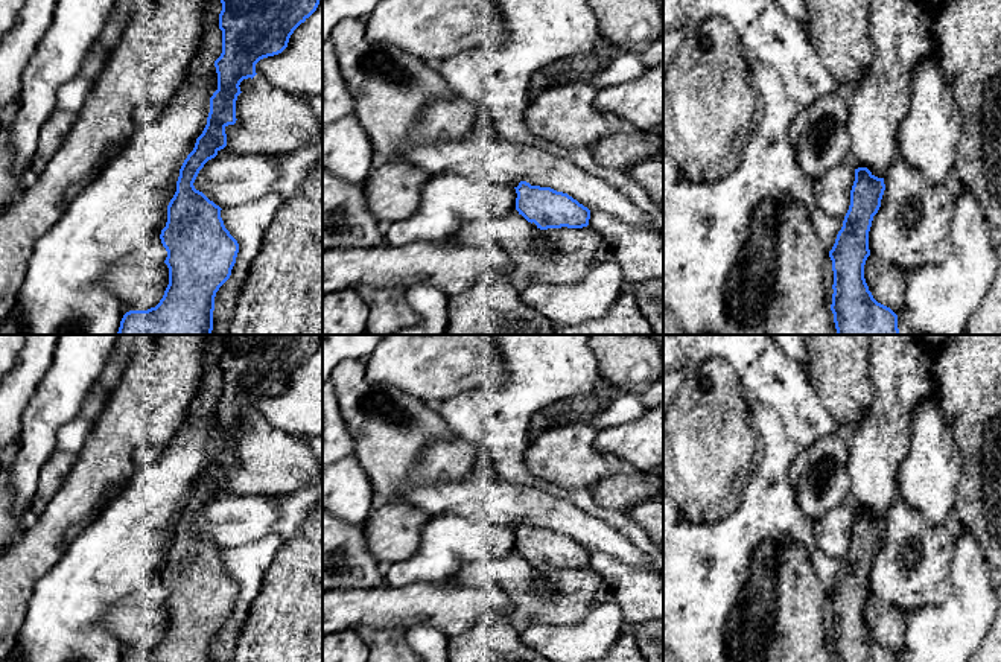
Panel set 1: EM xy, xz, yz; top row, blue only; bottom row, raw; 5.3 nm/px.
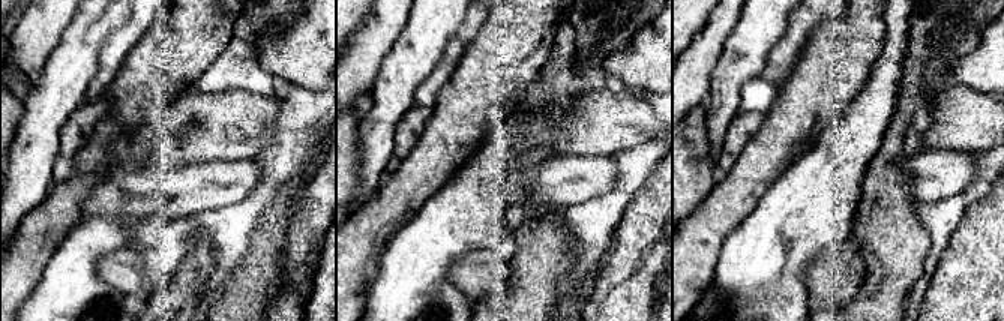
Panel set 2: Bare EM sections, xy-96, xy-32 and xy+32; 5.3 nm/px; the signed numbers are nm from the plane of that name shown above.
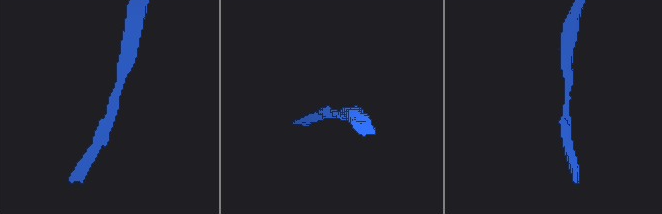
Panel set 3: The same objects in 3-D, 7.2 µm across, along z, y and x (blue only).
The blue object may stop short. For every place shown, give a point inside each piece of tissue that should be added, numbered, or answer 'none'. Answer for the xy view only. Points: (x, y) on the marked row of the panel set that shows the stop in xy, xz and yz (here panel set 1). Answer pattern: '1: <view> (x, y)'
none

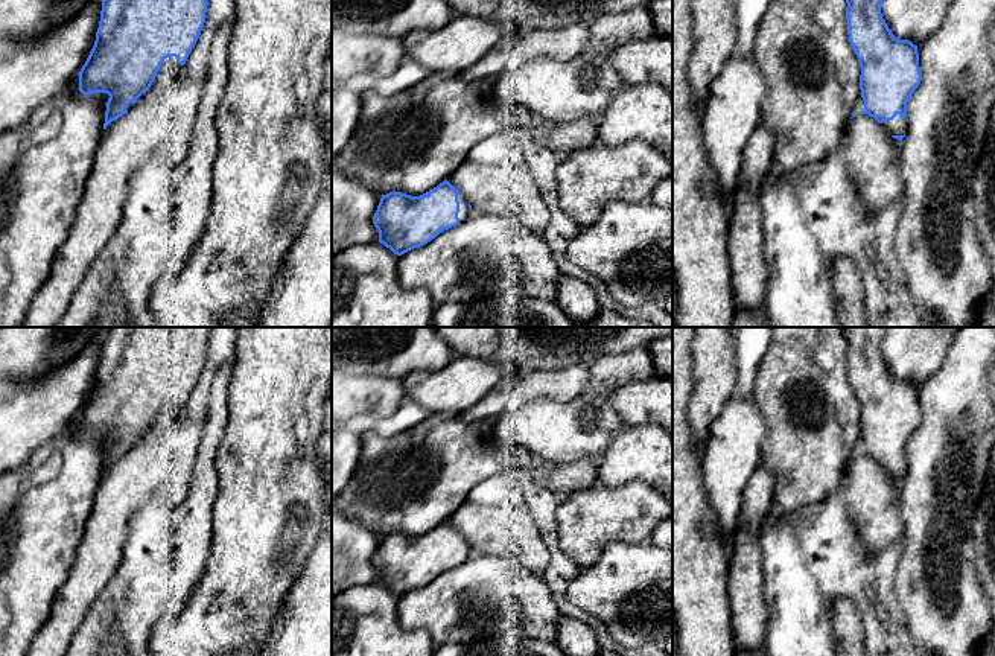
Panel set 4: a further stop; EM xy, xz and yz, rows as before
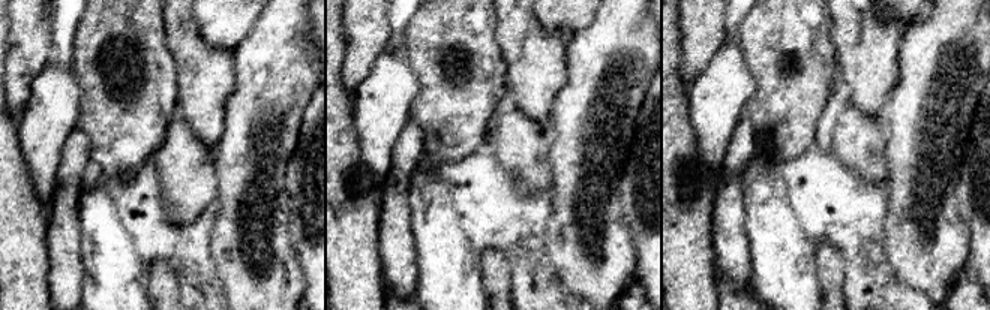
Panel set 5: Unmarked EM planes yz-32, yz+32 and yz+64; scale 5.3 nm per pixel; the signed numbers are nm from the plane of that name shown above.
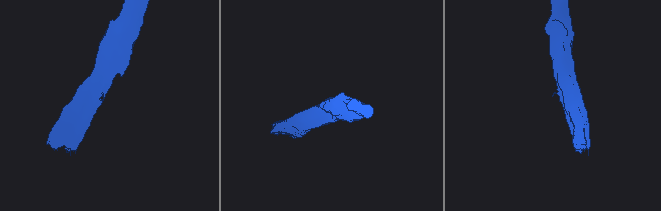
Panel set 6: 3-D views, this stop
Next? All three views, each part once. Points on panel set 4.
1: xz (464, 212)

